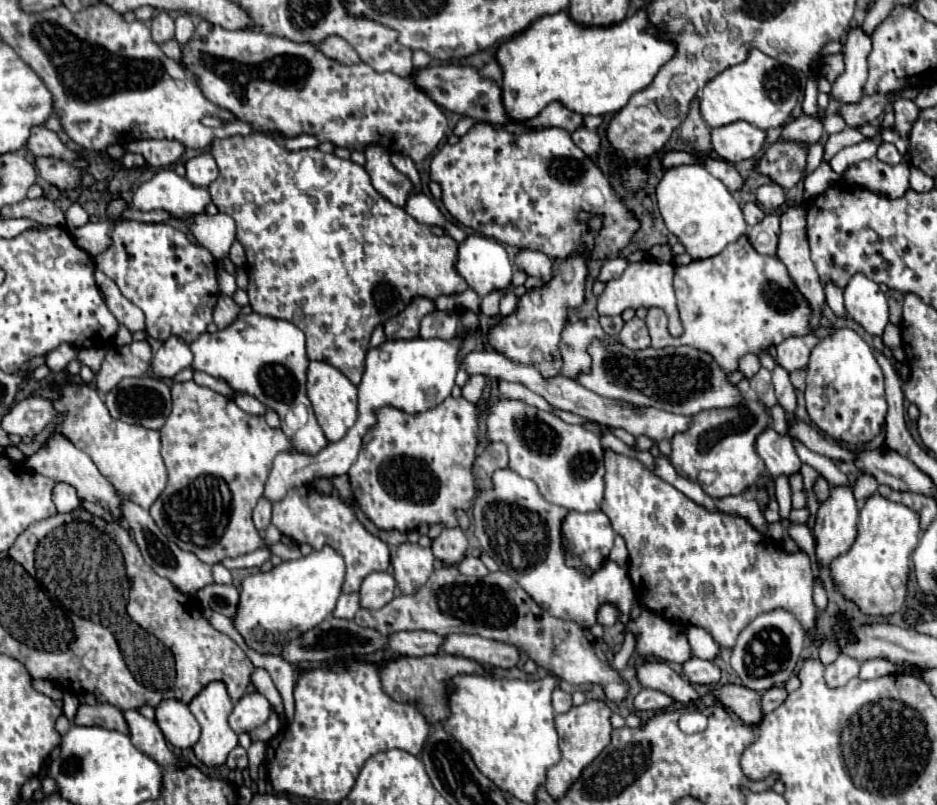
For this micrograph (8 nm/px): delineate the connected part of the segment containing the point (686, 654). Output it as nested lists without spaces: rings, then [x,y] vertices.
[[[643,610],[635,622],[627,622],[625,634],[637,638],[635,650],[641,658],[661,658],[665,662],[685,662],[691,658],[685,634],[675,632],[659,614]]]

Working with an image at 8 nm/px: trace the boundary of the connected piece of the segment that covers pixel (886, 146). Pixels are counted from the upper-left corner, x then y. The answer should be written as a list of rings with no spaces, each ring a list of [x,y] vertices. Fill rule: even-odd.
[[[883,142],[879,148],[877,148],[877,158],[885,164],[891,164],[891,166],[897,166],[901,164],[901,154],[899,150],[895,148],[895,144],[889,144],[889,142]]]

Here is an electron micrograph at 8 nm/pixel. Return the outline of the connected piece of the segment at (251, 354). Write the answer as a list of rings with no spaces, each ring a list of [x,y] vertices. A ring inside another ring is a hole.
[[[257,312],[239,314],[239,318],[217,334],[201,334],[193,344],[193,370],[207,372],[215,378],[223,378],[235,392],[247,392],[265,406],[279,406],[281,402],[281,430],[289,438],[295,450],[303,454],[319,454],[327,446],[327,438],[315,420],[311,402],[305,394],[305,374],[307,374],[307,350],[305,334],[287,320],[277,320],[271,316],[261,316]],[[281,354],[281,386],[279,386],[279,356]],[[303,404],[307,408],[307,422],[299,428],[287,426],[287,412],[291,406]]]

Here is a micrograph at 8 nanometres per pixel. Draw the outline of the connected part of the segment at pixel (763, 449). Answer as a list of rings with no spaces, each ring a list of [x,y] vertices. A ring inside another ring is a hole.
[[[769,424],[767,430],[763,430],[755,440],[757,454],[763,458],[767,470],[777,478],[779,474],[791,476],[793,472],[799,472],[801,460],[795,452],[795,446],[789,436],[783,436],[773,430]]]

